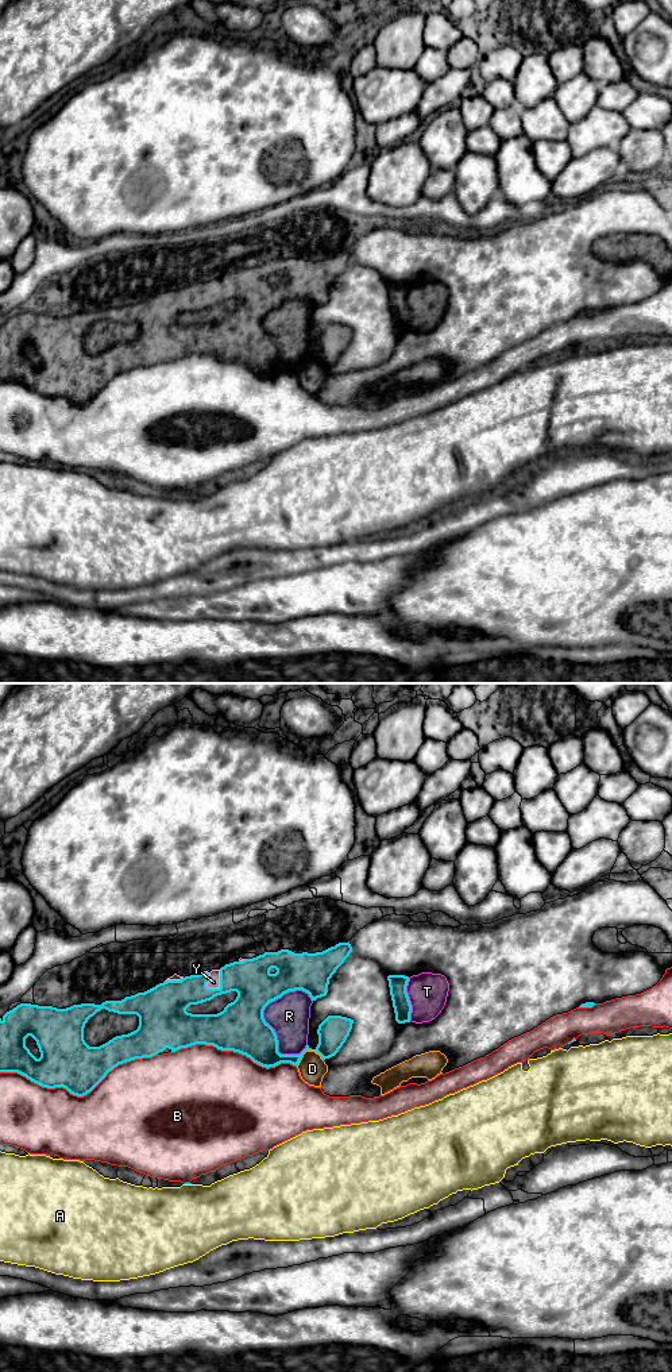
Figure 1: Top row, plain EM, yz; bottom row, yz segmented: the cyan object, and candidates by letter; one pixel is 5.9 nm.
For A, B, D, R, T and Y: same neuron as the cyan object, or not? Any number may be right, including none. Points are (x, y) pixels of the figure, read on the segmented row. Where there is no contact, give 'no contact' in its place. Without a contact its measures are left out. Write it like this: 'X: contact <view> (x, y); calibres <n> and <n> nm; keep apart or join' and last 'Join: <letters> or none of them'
A: contact yz (188, 1183); calibres 20 and 440 nm; keep apart
B: contact yz (78, 1095); calibres 320 and 460 nm; keep apart
D: contact yz (306, 1049); calibres 180 and 160 nm; keep apart
R: contact yz (263, 1009); calibres 300 and 240 nm; keep apart
T: contact yz (408, 999); calibres 110 and 240 nm; keep apart
Y: contact yz (205, 985); calibres 240 and 80 nm; join
Join: Y

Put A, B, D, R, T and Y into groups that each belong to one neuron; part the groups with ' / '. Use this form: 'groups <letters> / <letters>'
groups A / B / D / R T / Y

